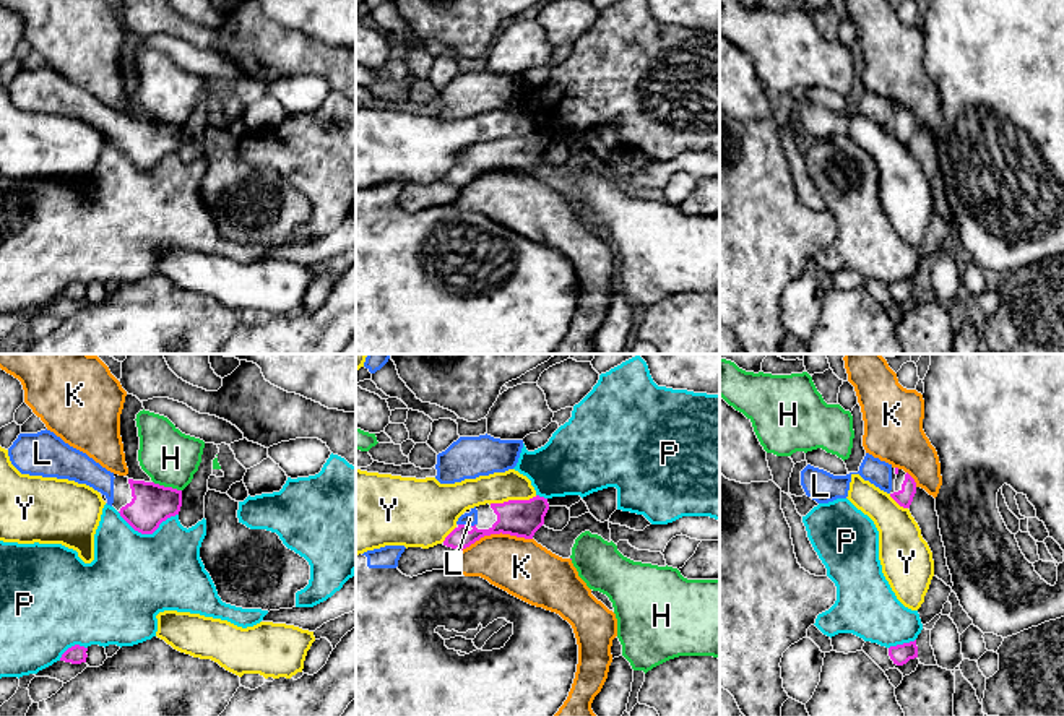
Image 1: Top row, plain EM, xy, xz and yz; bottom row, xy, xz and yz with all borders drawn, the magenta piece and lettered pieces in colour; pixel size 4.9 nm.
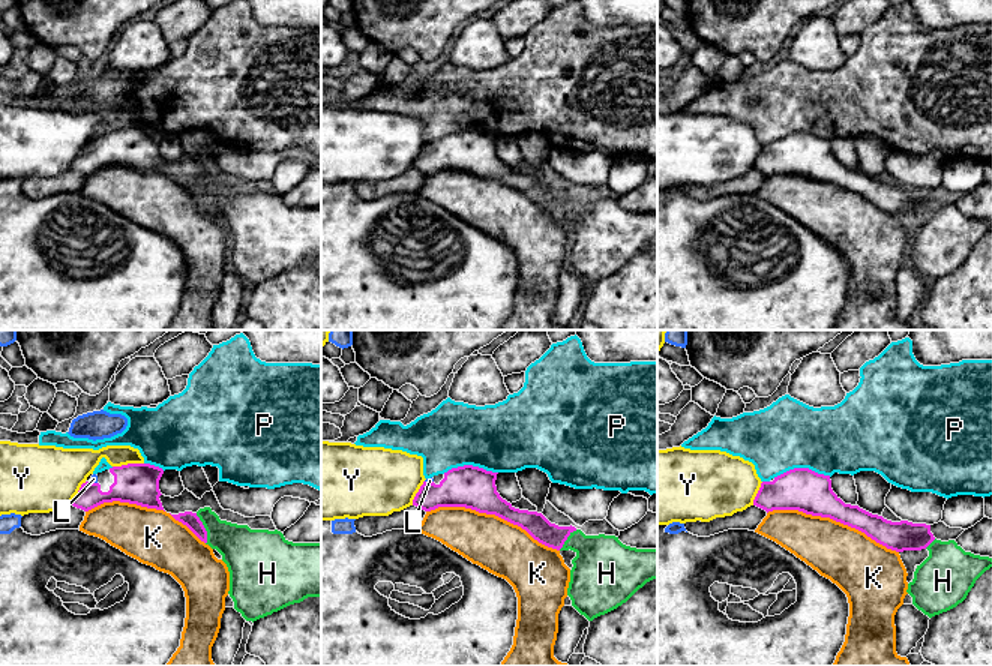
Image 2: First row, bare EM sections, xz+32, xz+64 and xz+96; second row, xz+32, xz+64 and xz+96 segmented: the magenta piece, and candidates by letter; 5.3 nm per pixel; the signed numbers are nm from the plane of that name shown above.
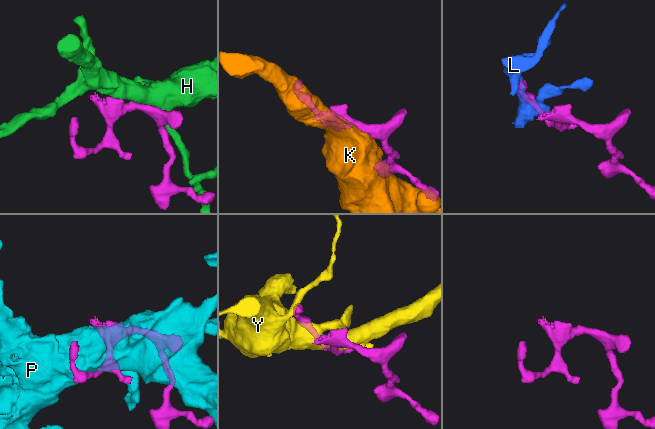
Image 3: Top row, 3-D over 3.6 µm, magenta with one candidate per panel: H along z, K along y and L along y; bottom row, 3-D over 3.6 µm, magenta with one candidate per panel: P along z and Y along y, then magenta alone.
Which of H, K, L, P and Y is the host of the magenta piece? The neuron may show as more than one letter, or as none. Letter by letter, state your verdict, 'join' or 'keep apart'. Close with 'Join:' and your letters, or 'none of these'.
H: keep apart
K: keep apart
L: join
P: keep apart
Y: keep apart
Join: L

